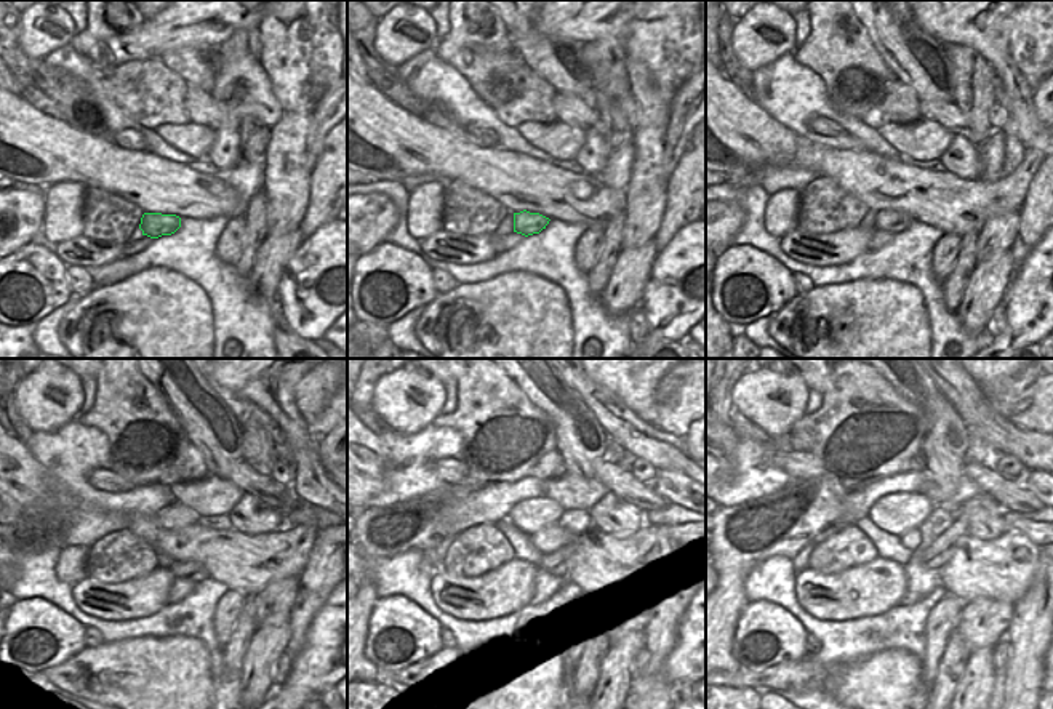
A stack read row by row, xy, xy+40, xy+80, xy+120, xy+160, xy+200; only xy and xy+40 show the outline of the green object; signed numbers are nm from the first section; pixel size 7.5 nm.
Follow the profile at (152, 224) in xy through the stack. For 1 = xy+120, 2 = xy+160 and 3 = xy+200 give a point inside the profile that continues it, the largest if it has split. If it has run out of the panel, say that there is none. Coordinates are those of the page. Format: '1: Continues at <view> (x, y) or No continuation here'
1: Continues at xy+120 (189, 570)
2: Continues at xy+160 (556, 564)
3: Continues at xy+200 (940, 551)

